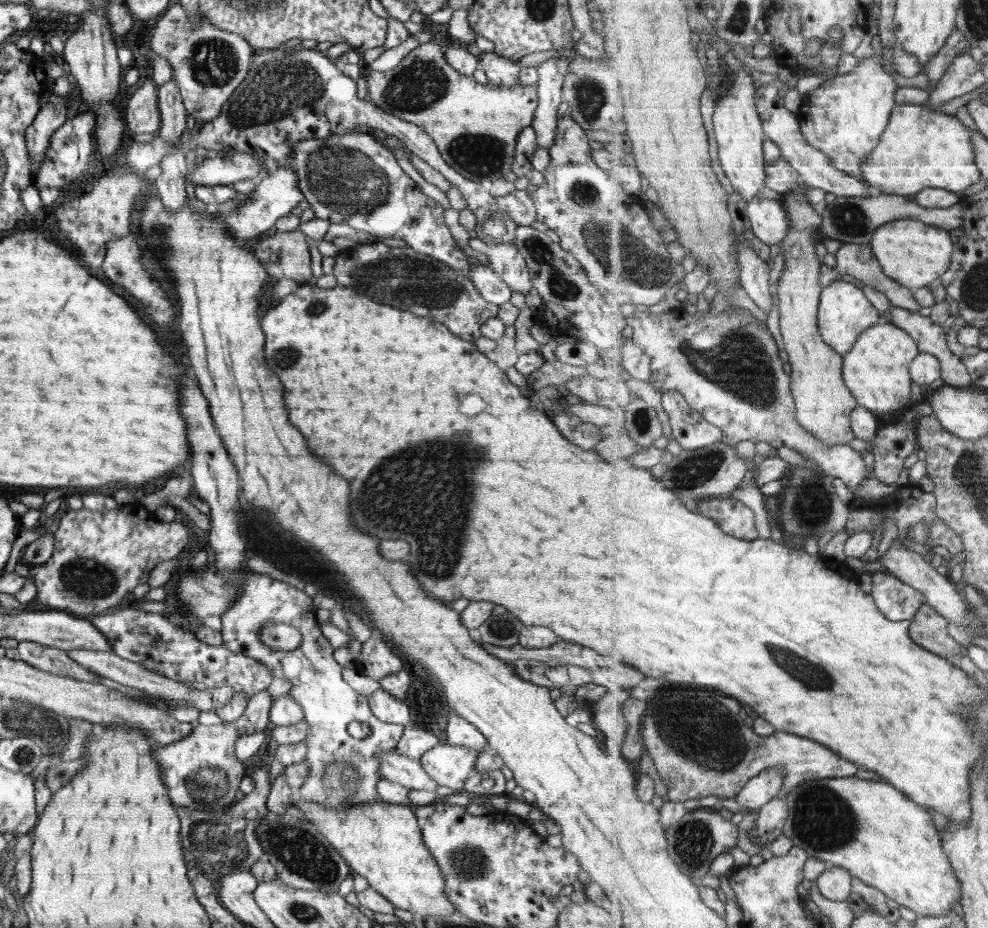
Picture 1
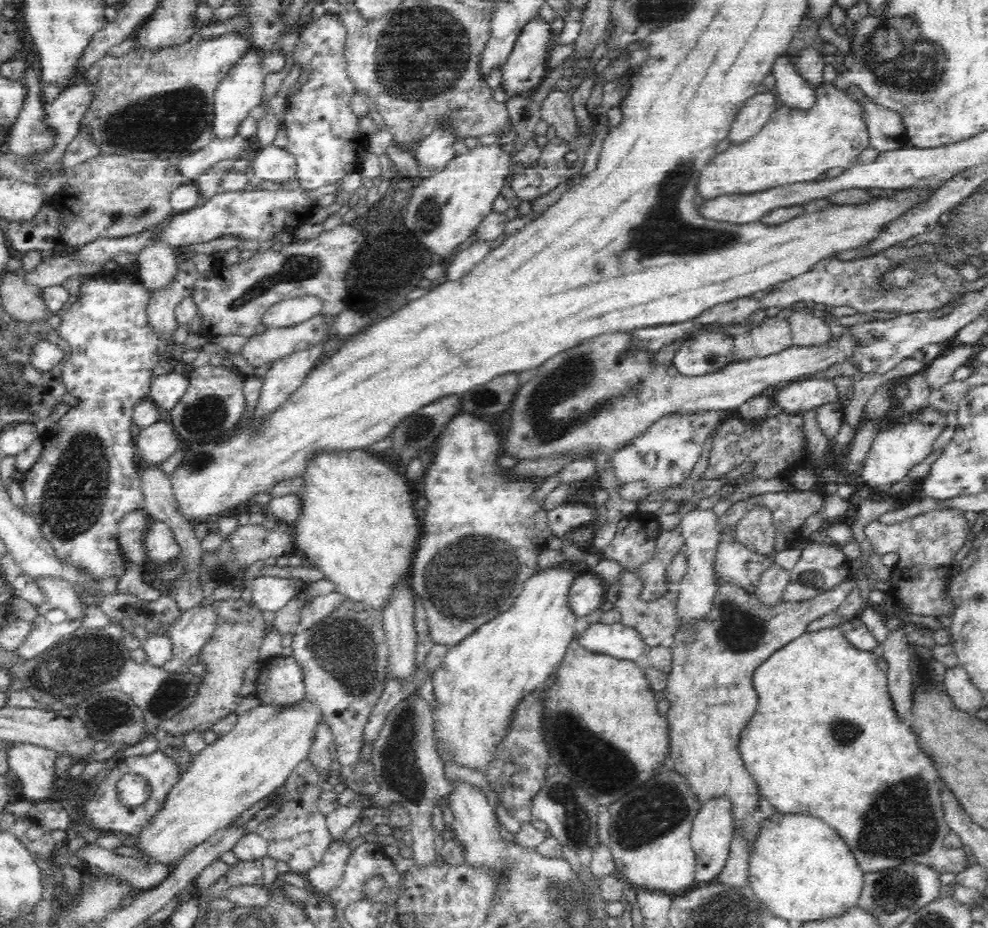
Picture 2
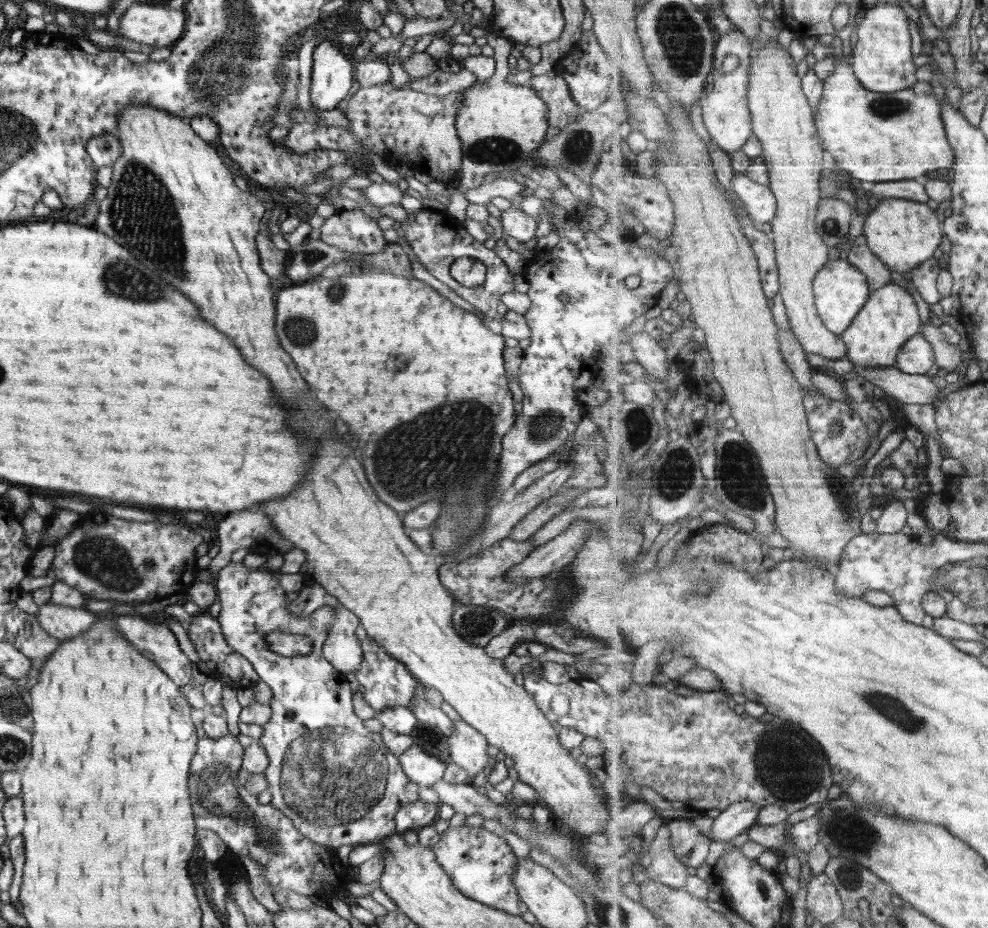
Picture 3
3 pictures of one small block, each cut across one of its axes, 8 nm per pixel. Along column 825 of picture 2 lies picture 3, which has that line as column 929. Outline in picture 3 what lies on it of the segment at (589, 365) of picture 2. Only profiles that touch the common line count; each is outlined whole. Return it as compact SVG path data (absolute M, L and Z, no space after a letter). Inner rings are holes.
M923 332L907 342L898 358L898 366L910 374L928 374L936 364L936 348Z

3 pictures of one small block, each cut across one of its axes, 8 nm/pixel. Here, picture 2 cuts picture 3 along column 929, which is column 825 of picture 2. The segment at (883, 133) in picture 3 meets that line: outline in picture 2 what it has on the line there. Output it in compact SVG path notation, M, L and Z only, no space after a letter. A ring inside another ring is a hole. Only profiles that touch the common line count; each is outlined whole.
M822 81L814 88L814 100L810 106L798 107L783 103L776 107L768 117L766 124L740 147L730 147L727 151L714 156L707 165L698 182L697 192L703 197L717 197L723 194L761 193L780 186L792 186L824 178L825 172L831 169L848 169L861 152L870 146L870 131L866 121L866 101L837 88L833 82Z

